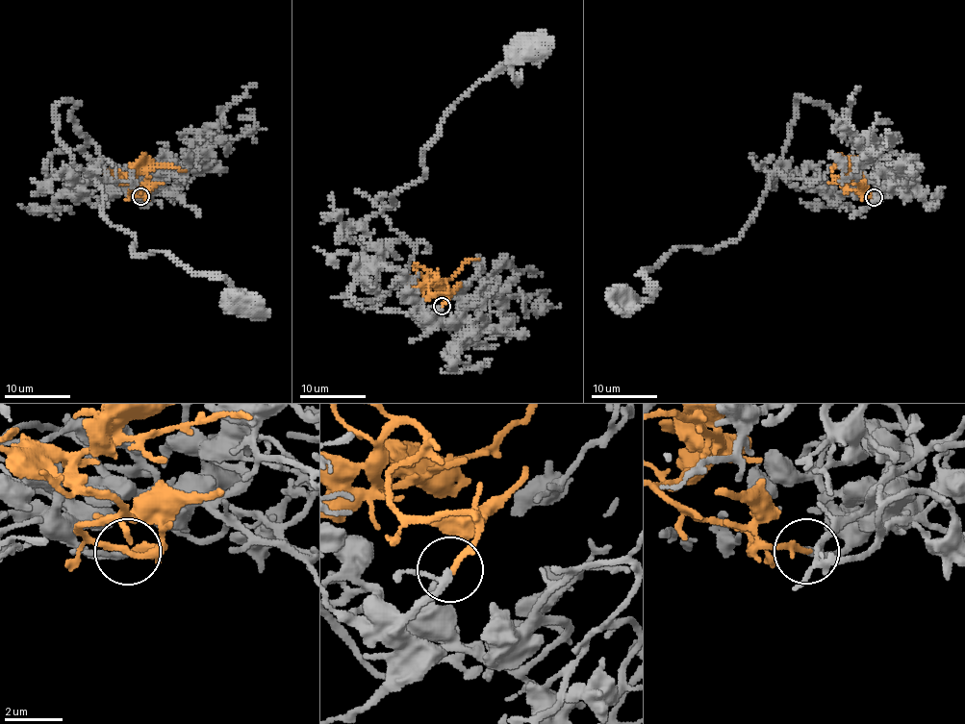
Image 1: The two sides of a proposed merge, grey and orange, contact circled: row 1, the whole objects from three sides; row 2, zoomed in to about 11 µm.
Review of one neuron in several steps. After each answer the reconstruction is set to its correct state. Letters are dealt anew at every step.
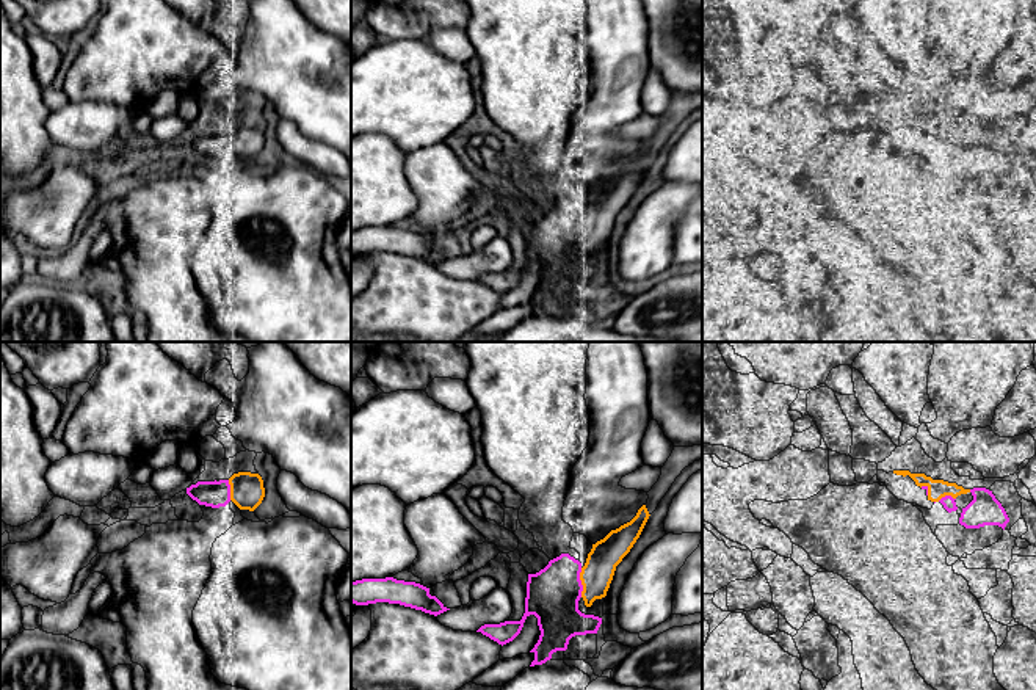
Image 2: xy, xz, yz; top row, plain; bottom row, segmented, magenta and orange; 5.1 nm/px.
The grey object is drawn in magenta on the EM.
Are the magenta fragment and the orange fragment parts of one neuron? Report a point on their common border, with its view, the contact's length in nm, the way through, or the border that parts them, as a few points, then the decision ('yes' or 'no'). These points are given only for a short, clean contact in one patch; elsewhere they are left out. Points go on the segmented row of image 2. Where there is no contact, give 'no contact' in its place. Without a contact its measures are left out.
contact xz (580, 582); length 150 nm; yes

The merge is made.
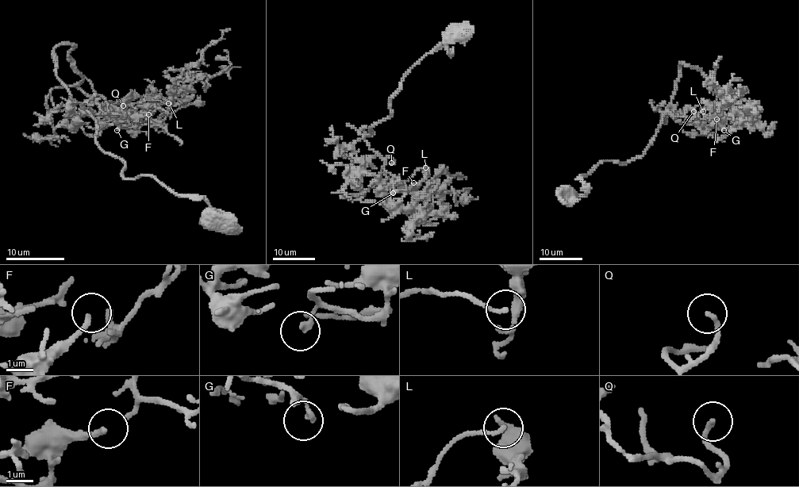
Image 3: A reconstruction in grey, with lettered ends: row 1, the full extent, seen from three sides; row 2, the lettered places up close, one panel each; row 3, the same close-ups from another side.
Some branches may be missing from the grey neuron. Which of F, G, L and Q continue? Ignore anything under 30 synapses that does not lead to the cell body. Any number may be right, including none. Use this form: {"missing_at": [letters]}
{"missing_at": ["Q"]}

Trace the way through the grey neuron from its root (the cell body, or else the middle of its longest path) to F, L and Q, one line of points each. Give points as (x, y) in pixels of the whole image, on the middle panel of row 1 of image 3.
F: (453, 38), (451, 53), (435, 47), (409, 70), (392, 115), (363, 138), (383, 160), (382, 182), (413, 182)
L: (453, 38), (451, 53), (435, 47), (409, 70), (392, 115), (363, 138), (383, 160), (387, 185), (425, 167)
Q: (453, 38), (447, 44), (451, 53), (435, 47), (409, 70), (390, 98), (392, 115), (363, 138), (391, 162)

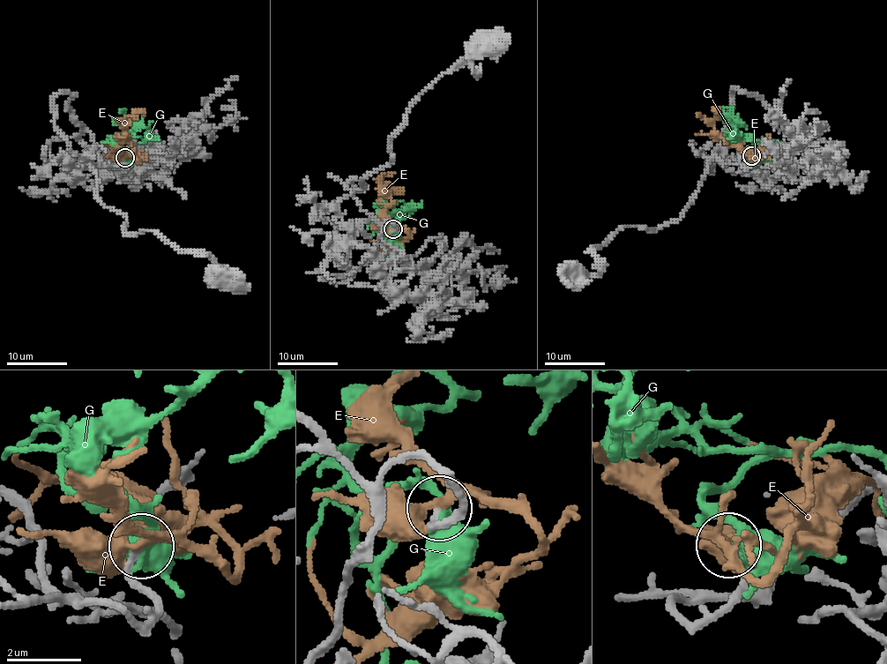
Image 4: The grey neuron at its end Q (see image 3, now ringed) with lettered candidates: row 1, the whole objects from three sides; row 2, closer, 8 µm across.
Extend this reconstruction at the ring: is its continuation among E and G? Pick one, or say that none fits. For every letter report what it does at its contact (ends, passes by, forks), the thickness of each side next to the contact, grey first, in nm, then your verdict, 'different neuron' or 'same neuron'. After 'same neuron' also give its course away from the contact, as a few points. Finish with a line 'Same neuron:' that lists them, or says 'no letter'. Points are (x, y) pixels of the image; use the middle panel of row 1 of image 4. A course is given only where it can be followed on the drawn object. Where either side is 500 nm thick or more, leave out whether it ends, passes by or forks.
E: it forks; calibres 240 and 400 nm; same neuron; course (391, 233), (393, 223), (385, 211), (390, 200), (388, 194), (381, 190), (391, 193), (404, 190)
G: it forks; calibres 240 and 400 nm; different neuron
Same neuron: E

